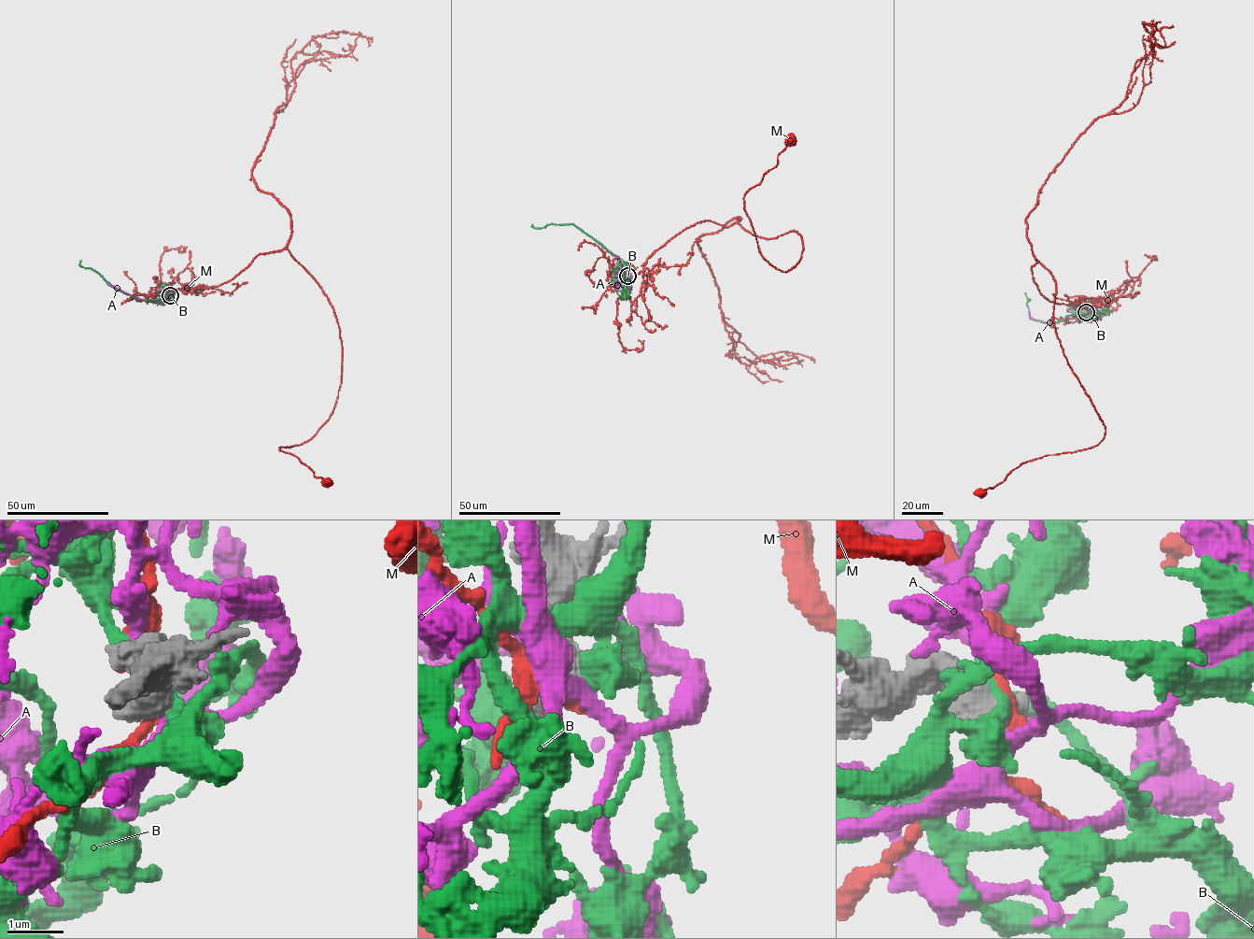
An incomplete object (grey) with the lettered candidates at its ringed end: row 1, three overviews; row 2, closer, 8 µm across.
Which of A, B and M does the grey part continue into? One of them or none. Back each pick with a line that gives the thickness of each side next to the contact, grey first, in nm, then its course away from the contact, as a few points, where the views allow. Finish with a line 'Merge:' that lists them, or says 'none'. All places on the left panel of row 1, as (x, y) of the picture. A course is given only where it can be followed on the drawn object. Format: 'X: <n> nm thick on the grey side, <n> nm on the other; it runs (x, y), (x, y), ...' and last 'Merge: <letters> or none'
A: 550 nm thick on the grey side, 240 nm on the other; it runs (170, 295), (168, 297), (141, 300), (107, 282)
Merge: A

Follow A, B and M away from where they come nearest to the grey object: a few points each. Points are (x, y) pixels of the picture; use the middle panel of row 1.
A: (626, 276), (625, 264), (596, 241), (571, 223), (561, 225)
B: (626, 276), (627, 265), (571, 224), (549, 223), (534, 228), (532, 224)
M: (626, 277), (706, 220), (797, 232), (796, 265), (760, 251), (743, 197), (792, 141)

